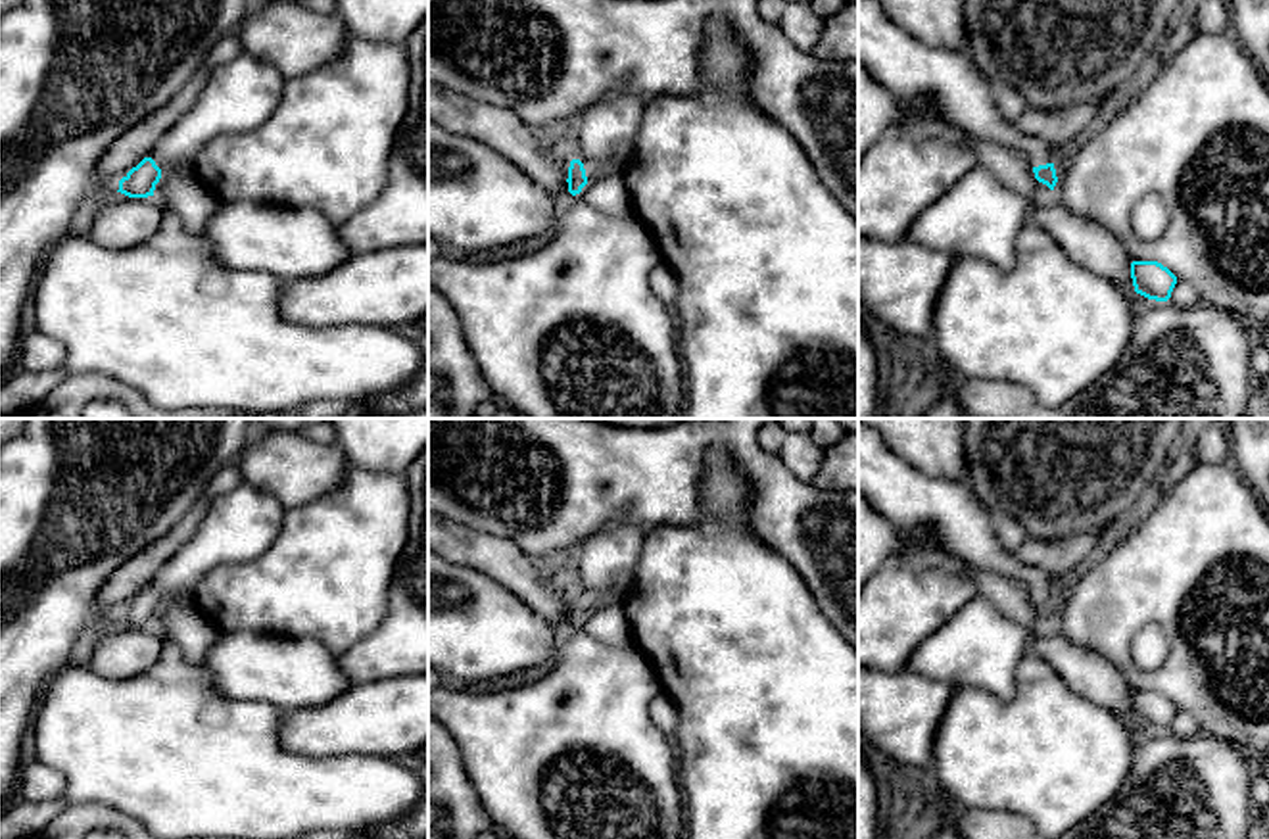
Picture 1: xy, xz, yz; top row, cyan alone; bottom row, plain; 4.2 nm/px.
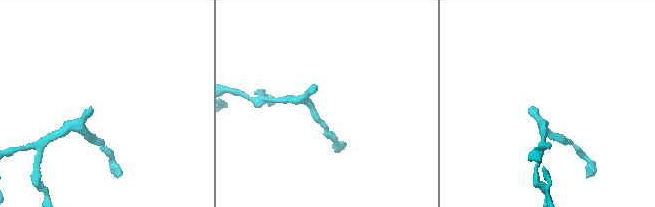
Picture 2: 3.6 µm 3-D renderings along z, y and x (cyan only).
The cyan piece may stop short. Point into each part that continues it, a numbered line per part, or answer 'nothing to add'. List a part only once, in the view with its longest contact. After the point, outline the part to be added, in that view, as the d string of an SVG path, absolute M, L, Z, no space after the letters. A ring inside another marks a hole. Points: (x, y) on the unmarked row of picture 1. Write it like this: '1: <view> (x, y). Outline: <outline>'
1: xz (596, 599). Outline: M580 589L580 591L584 593L587 612L612 605L622 605L624 599L630 595L630 589L626 591Z

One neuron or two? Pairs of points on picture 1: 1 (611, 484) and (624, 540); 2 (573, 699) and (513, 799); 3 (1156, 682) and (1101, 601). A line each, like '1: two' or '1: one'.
1: two
2: one
3: one

